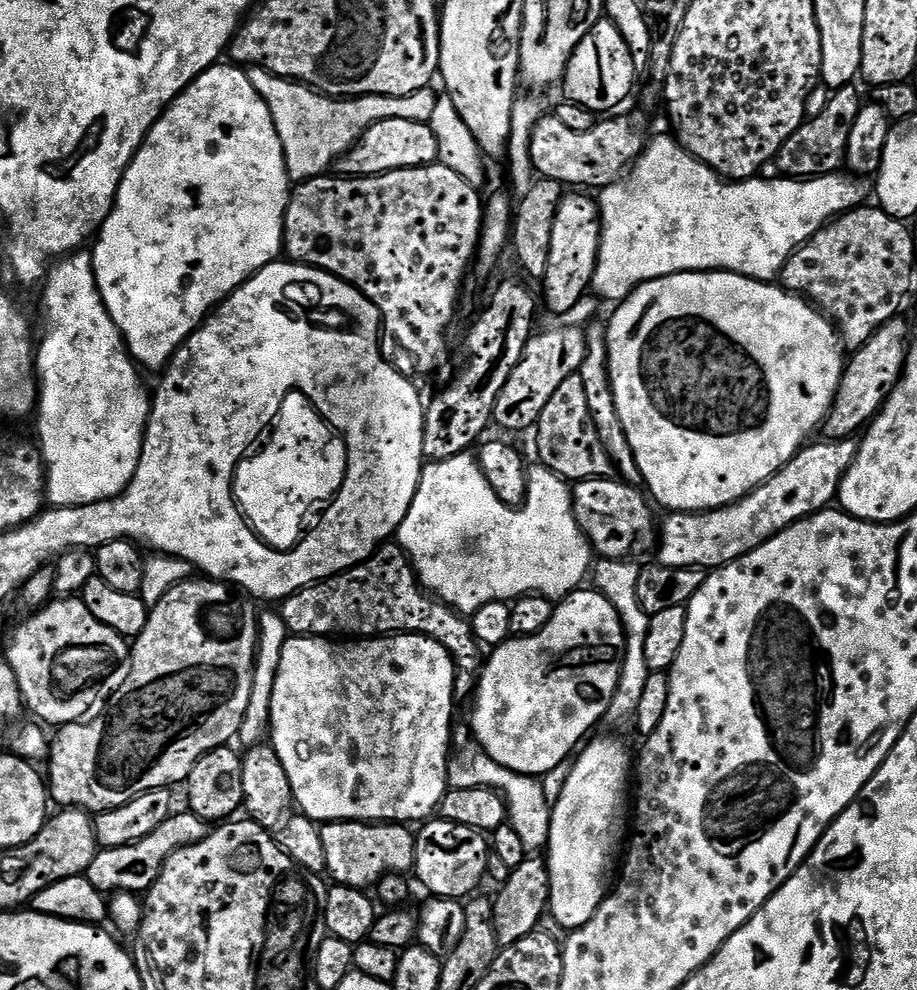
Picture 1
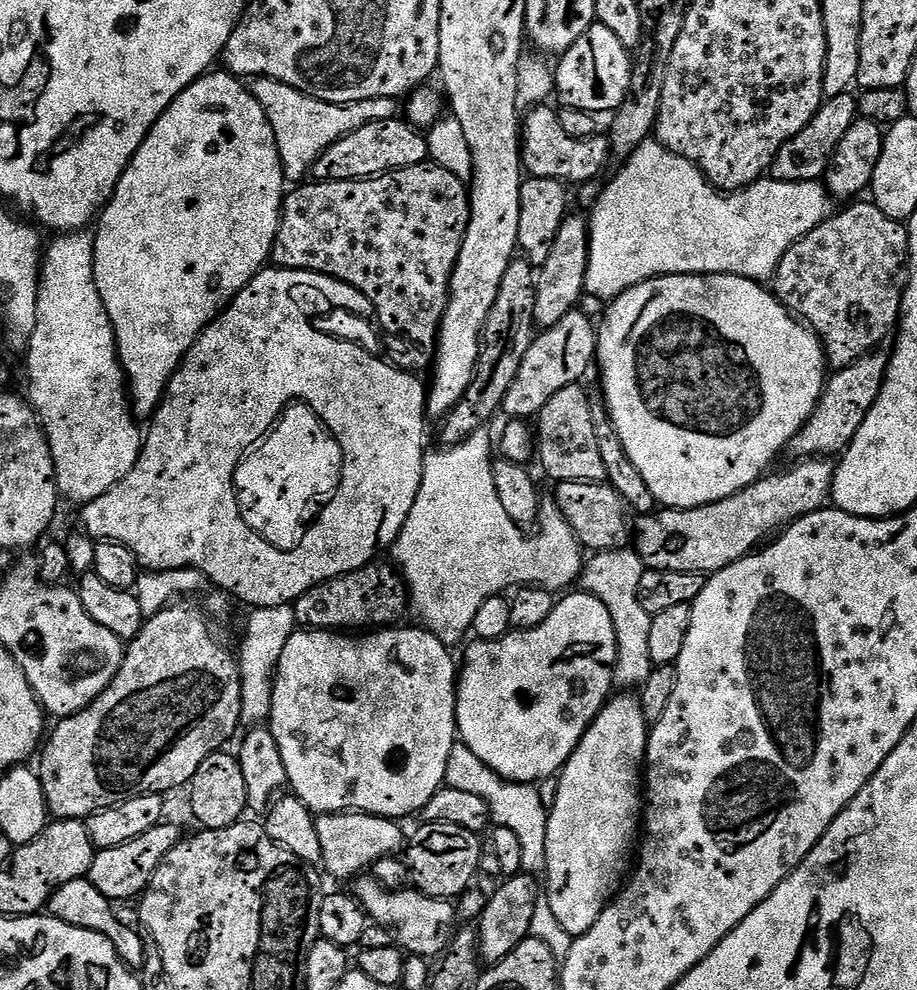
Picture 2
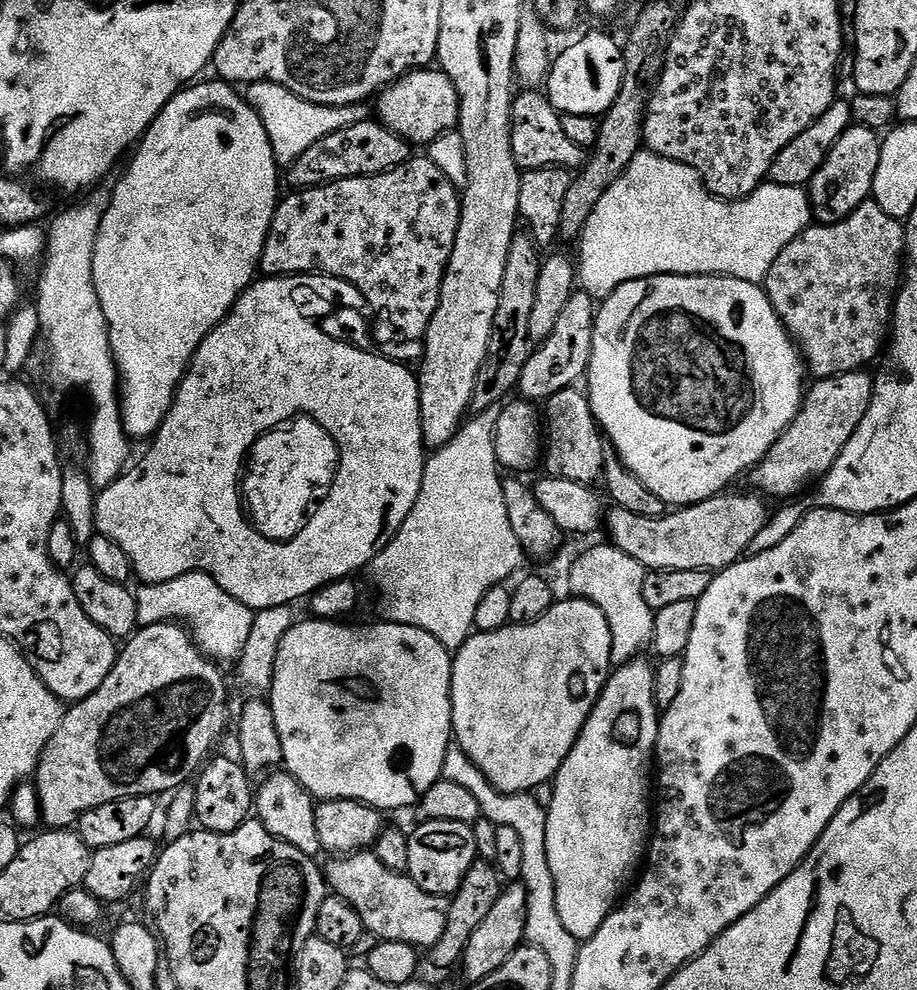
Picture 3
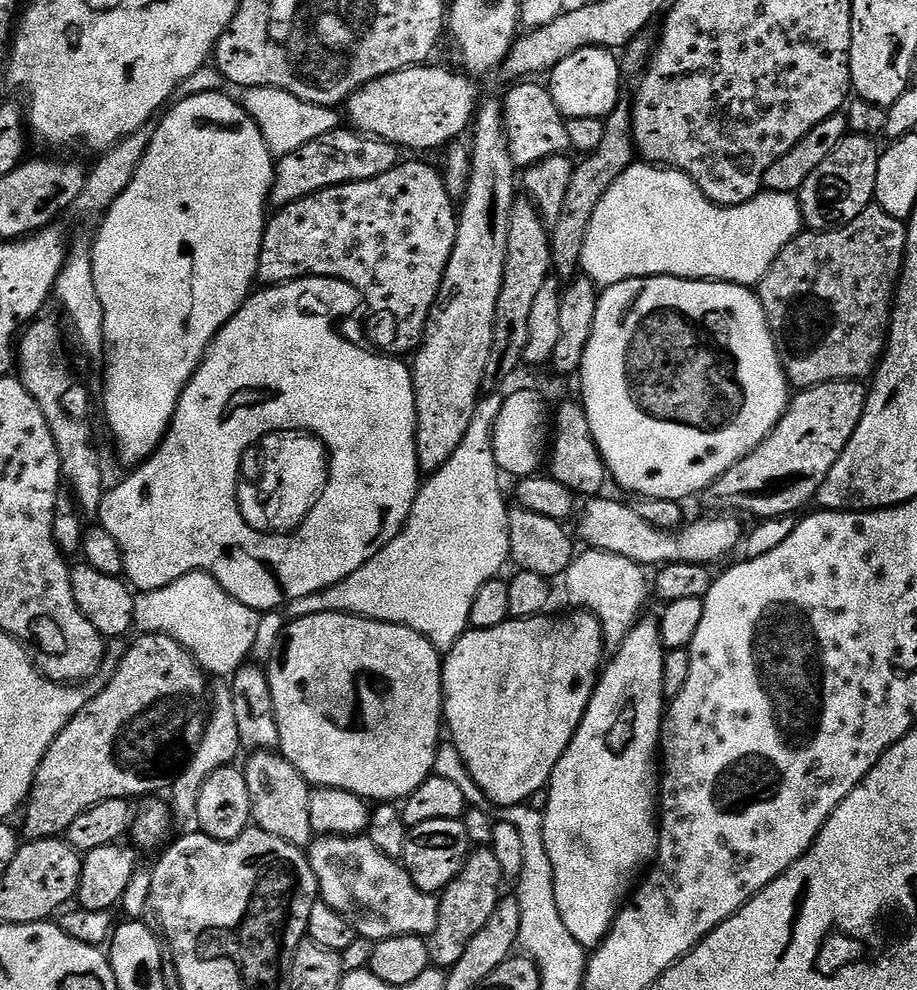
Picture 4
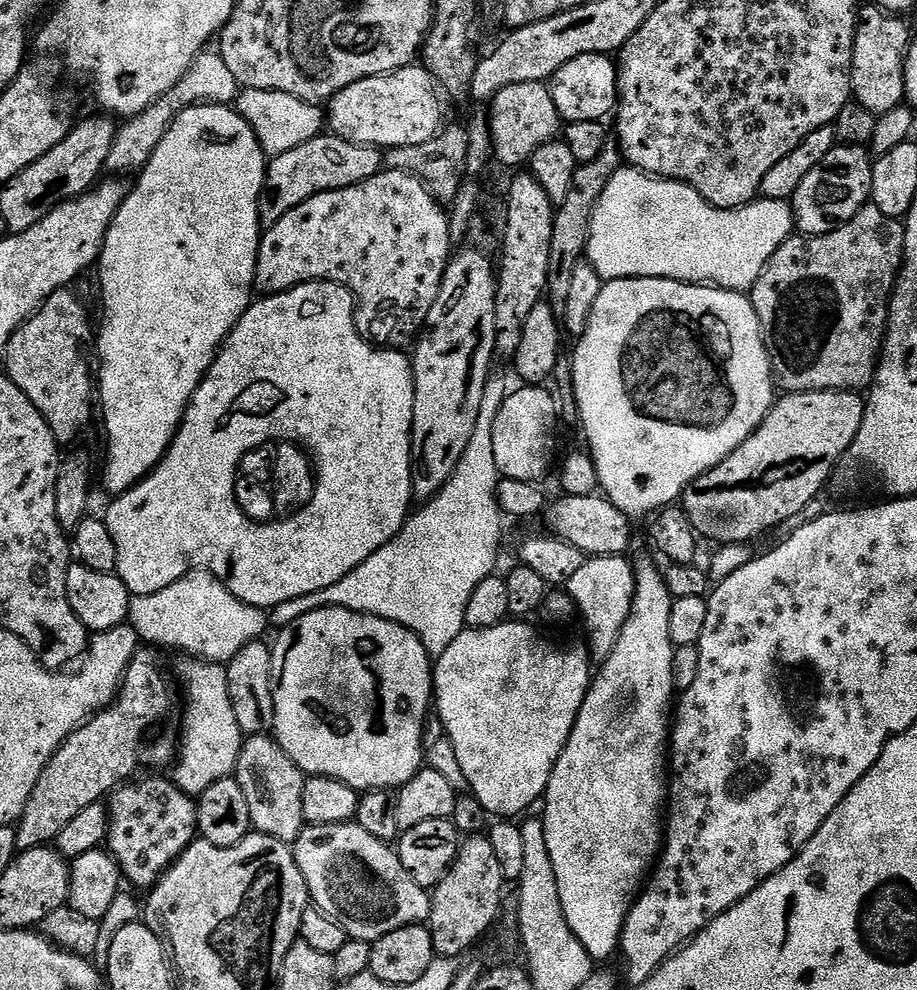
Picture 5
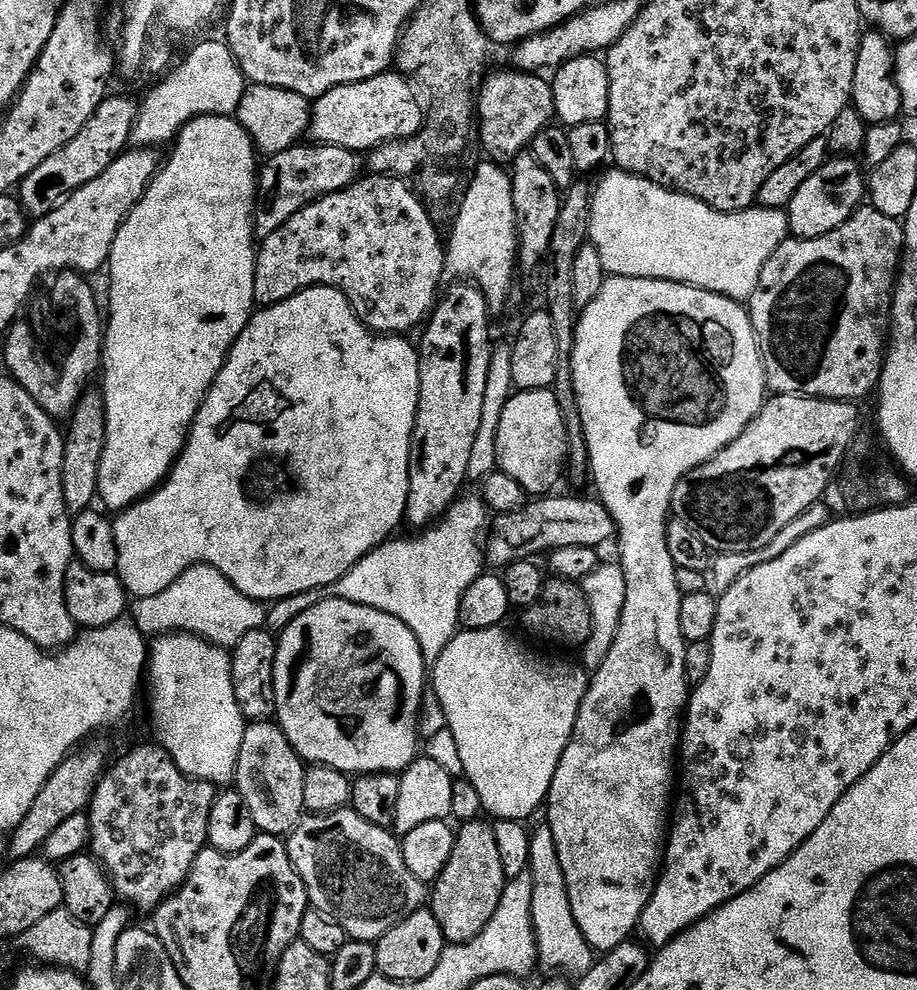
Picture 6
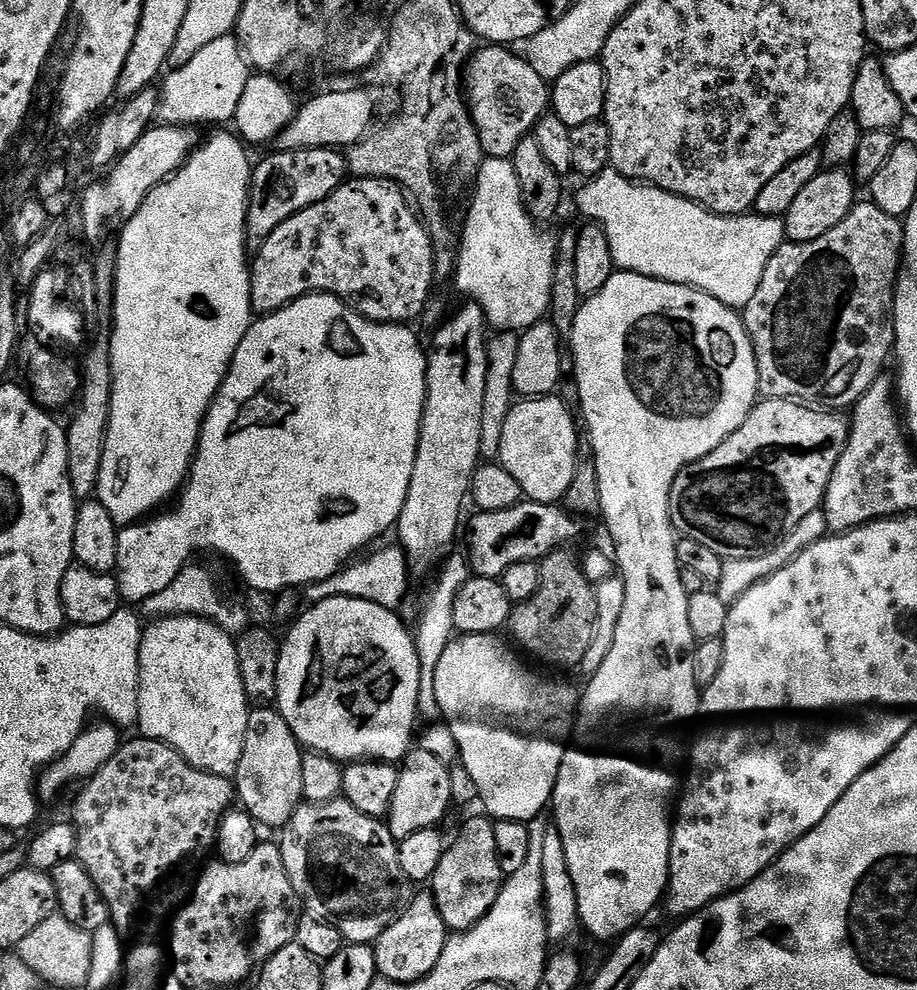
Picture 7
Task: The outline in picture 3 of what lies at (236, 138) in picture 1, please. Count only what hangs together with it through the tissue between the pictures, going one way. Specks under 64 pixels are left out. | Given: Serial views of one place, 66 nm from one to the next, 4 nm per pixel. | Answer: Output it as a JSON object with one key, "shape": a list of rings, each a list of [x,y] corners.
{"shape":[[[211,78],[205,84],[201,82],[193,83],[191,86],[185,86],[176,93],[174,98],[170,98],[170,102],[166,102],[164,109],[158,114],[158,118],[154,118],[154,122],[149,126],[148,131],[145,132],[144,137],[140,139],[136,157],[131,157],[132,165],[128,168],[128,173],[120,180],[120,185],[117,188],[111,189],[112,201],[106,210],[106,214],[102,218],[102,230],[98,230],[98,242],[94,246],[94,290],[98,290],[98,302],[102,302],[102,314],[106,314],[106,322],[108,323],[108,333],[110,334],[110,346],[112,353],[116,359],[116,371],[120,373],[120,412],[124,415],[124,429],[128,431],[129,437],[136,438],[136,436],[145,436],[151,438],[156,435],[159,430],[161,422],[166,418],[166,414],[172,405],[172,399],[176,396],[176,390],[179,388],[184,375],[188,373],[188,368],[192,364],[192,355],[198,350],[198,346],[202,346],[205,338],[212,333],[212,331],[228,317],[229,310],[238,302],[238,298],[243,292],[254,283],[258,276],[258,269],[260,266],[260,259],[264,253],[264,243],[270,234],[270,226],[272,219],[276,213],[276,206],[282,199],[282,191],[280,192],[280,180],[282,184],[282,172],[276,163],[276,155],[270,146],[270,138],[266,132],[266,126],[262,124],[262,118],[258,116],[254,109],[249,106],[247,99],[243,95],[240,96],[233,85],[219,79]]]}

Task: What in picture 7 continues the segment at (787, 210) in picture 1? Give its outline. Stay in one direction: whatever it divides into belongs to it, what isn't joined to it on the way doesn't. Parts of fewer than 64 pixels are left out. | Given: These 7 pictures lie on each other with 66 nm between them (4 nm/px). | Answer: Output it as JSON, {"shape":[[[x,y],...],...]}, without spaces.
{"shape":[[[605,170],[599,172],[598,175],[591,177],[580,188],[580,193],[576,196],[576,204],[580,207],[580,212],[584,216],[589,216],[589,221],[595,222],[599,227],[603,228],[606,236],[606,242],[609,243],[610,254],[612,255],[612,263],[619,271],[637,272],[643,276],[649,276],[655,280],[665,280],[671,284],[685,284],[691,288],[697,288],[700,292],[710,294],[714,298],[718,298],[718,302],[722,302],[728,308],[743,310],[748,305],[750,298],[754,298],[754,294],[758,290],[758,282],[762,282],[762,274],[766,270],[766,262],[770,262],[770,258],[774,258],[776,251],[780,249],[780,245],[785,243],[784,221],[778,216],[757,216],[755,214],[745,214],[742,216],[716,216],[713,212],[708,212],[700,204],[690,202],[681,196],[675,196],[669,192],[664,192],[661,188],[654,188],[647,184],[633,182],[624,176],[619,176],[617,172]]]}

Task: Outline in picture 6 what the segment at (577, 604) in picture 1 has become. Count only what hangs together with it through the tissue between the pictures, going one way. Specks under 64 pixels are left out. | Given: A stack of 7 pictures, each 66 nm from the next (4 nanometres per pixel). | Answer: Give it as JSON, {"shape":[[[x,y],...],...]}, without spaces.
{"shape":[[[503,627],[457,631],[446,650],[442,650],[435,664],[431,665],[430,688],[440,699],[443,723],[454,734],[454,742],[458,742],[464,776],[482,797],[484,812],[496,820],[524,822],[539,808],[541,811],[547,801],[558,762],[572,737],[584,695],[588,692],[590,676],[579,663],[543,660],[527,652],[504,631]]]}

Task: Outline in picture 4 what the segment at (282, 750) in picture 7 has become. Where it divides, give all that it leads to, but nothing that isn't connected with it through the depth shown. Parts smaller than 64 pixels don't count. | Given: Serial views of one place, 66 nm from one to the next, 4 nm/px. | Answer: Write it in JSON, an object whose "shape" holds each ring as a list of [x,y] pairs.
{"shape":[[[253,751],[248,765],[242,771],[246,787],[250,790],[250,806],[255,827],[274,834],[304,850],[312,843],[314,833],[310,826],[310,798],[312,788],[307,778],[293,766],[279,751]]]}

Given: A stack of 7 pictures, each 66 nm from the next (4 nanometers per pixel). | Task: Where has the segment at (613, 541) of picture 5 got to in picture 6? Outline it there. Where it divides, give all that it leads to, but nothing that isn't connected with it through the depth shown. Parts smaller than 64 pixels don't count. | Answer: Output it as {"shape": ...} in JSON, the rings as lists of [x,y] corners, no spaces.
{"shape":[[[556,495],[533,499],[525,503],[519,512],[500,514],[491,521],[483,549],[487,563],[496,567],[493,569],[503,570],[515,560],[536,558],[539,552],[551,554],[557,548],[582,546],[599,549],[600,544],[617,535],[616,524],[599,499],[583,500],[580,496]]]}

